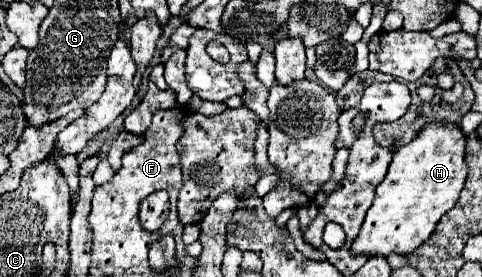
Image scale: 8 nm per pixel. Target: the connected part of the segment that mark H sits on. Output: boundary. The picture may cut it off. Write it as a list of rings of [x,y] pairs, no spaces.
[[[458,125],[424,127],[416,139],[400,147],[384,181],[376,187],[376,199],[368,209],[360,235],[352,243],[352,255],[408,255],[436,229],[440,217],[450,211],[466,181],[466,137]]]

